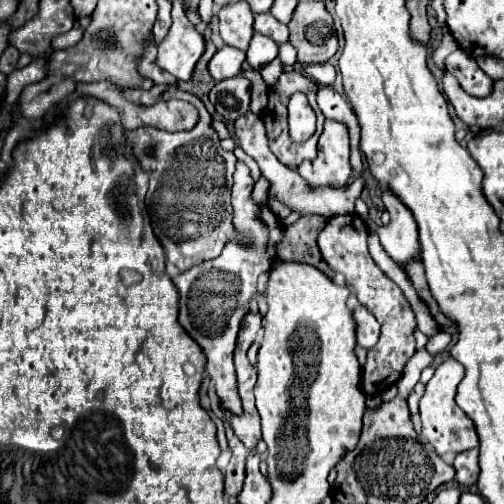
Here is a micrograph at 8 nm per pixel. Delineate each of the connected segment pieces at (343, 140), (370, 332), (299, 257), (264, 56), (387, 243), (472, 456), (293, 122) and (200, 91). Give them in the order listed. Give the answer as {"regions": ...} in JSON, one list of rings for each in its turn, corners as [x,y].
{"regions":[[[[326,119],[318,141],[318,157],[314,161],[300,163],[298,173],[312,187],[344,187],[352,175],[348,127],[340,121]]],[[[356,307],[352,311],[352,317],[356,321],[356,343],[364,349],[372,349],[380,335],[380,325],[372,317],[372,313],[366,307]]],[[[320,215],[300,217],[294,225],[284,229],[282,243],[278,243],[278,257],[282,261],[300,261],[300,263],[314,265],[316,269],[320,269],[324,275],[332,279],[334,271],[328,267],[328,263],[324,263],[316,245],[316,237],[324,225],[326,219]]],[[[254,33],[252,41],[250,41],[250,49],[246,53],[246,61],[250,63],[250,67],[262,69],[272,59],[276,59],[276,55],[278,55],[278,45],[272,39],[266,39],[266,35]]],[[[382,187],[382,201],[386,205],[386,211],[390,213],[390,223],[379,226],[370,218],[365,222],[371,231],[378,233],[384,251],[400,267],[404,267],[408,259],[420,253],[418,225],[410,215],[410,209],[388,187]]],[[[468,449],[456,455],[454,459],[454,469],[456,469],[456,481],[462,487],[472,487],[478,483],[478,449]]],[[[294,93],[288,103],[288,125],[290,125],[290,139],[294,143],[308,141],[314,135],[314,111],[308,105],[306,95]]],[[[206,29],[204,31],[204,39],[206,39],[206,51],[202,53],[202,59],[196,63],[196,69],[194,69],[194,75],[192,75],[192,79],[186,83],[186,85],[178,85],[180,89],[184,89],[184,91],[188,91],[188,93],[192,93],[192,95],[198,95],[200,99],[202,99],[202,103],[206,105],[206,109],[208,109],[208,113],[210,115],[214,115],[214,109],[210,107],[210,101],[208,101],[208,93],[210,93],[210,89],[214,87],[214,79],[212,79],[212,75],[208,73],[208,61],[212,59],[212,55],[216,53],[216,47],[212,45],[212,39],[210,39],[210,35],[212,35],[212,29]]]]}

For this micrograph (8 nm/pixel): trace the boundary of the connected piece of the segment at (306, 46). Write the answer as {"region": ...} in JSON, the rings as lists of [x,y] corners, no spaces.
{"region":[[[300,1],[290,27],[290,43],[298,51],[298,63],[324,63],[338,49],[332,15],[322,1]]]}

